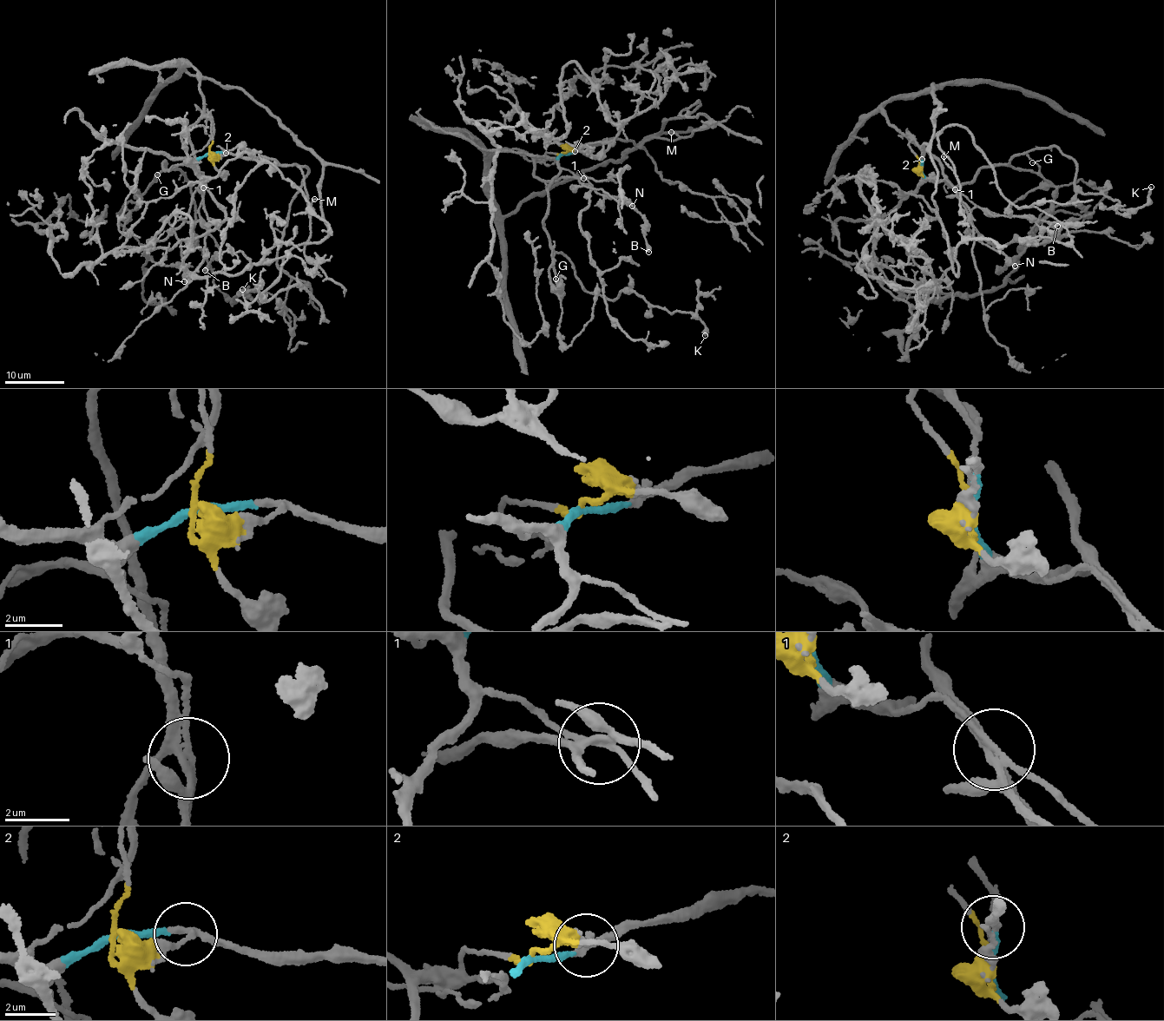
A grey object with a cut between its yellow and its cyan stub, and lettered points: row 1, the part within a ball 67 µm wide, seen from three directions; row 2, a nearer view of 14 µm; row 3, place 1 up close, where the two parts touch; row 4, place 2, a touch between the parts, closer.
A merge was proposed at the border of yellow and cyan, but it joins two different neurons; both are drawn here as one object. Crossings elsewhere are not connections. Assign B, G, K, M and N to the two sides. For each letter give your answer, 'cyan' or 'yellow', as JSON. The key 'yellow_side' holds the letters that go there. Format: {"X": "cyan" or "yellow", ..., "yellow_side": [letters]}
{"B": "cyan", "G": "cyan", "K": "cyan", "M": "cyan", "N": "yellow", "yellow_side": ["N"]}

